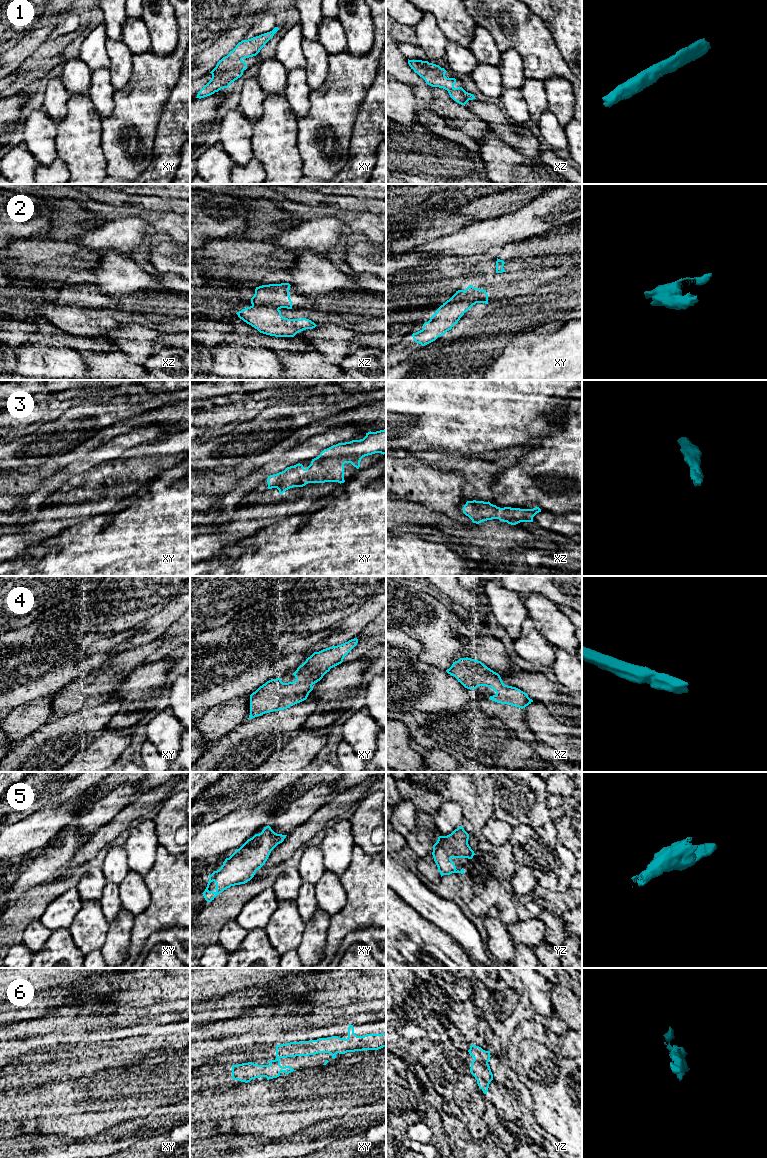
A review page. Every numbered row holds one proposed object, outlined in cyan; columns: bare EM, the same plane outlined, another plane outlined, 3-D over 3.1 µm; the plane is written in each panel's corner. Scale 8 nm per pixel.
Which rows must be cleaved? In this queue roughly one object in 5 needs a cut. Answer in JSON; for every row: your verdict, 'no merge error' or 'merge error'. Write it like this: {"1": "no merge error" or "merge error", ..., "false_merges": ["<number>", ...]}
{"1": "no merge error", "2": "no merge error", "3": "no merge error", "4": "no merge error", "5": "no merge error", "6": "no merge error", "false_merges": []}

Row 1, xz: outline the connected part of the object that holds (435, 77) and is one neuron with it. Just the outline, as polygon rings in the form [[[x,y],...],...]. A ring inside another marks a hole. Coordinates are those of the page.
[[[409,60],[408,64],[425,82],[432,87],[443,88],[448,91],[450,97],[457,103],[464,105],[469,101],[476,99],[471,93],[466,92],[462,87],[455,88],[455,78],[447,78],[444,68],[439,65],[422,60]]]

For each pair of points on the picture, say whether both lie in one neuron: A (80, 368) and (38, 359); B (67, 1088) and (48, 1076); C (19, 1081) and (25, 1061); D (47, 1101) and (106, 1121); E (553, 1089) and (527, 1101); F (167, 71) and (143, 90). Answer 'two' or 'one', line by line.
A: one
B: two
C: one
D: one
E: two
F: one

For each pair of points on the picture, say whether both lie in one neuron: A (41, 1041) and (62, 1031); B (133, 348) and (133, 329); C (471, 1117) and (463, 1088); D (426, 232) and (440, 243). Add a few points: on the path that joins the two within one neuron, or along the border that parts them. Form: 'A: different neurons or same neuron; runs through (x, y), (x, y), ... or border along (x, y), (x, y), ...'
A: same neuron; runs through (46, 1036), (51, 1031), (57, 1031)
B: same neuron; runs through (133, 343), (131, 340), (133, 334)
C: same neuron; runs through (469, 1110), (464, 1100), (464, 1095)
D: different neurons; border along (457, 231), (423, 243), (419, 247)

